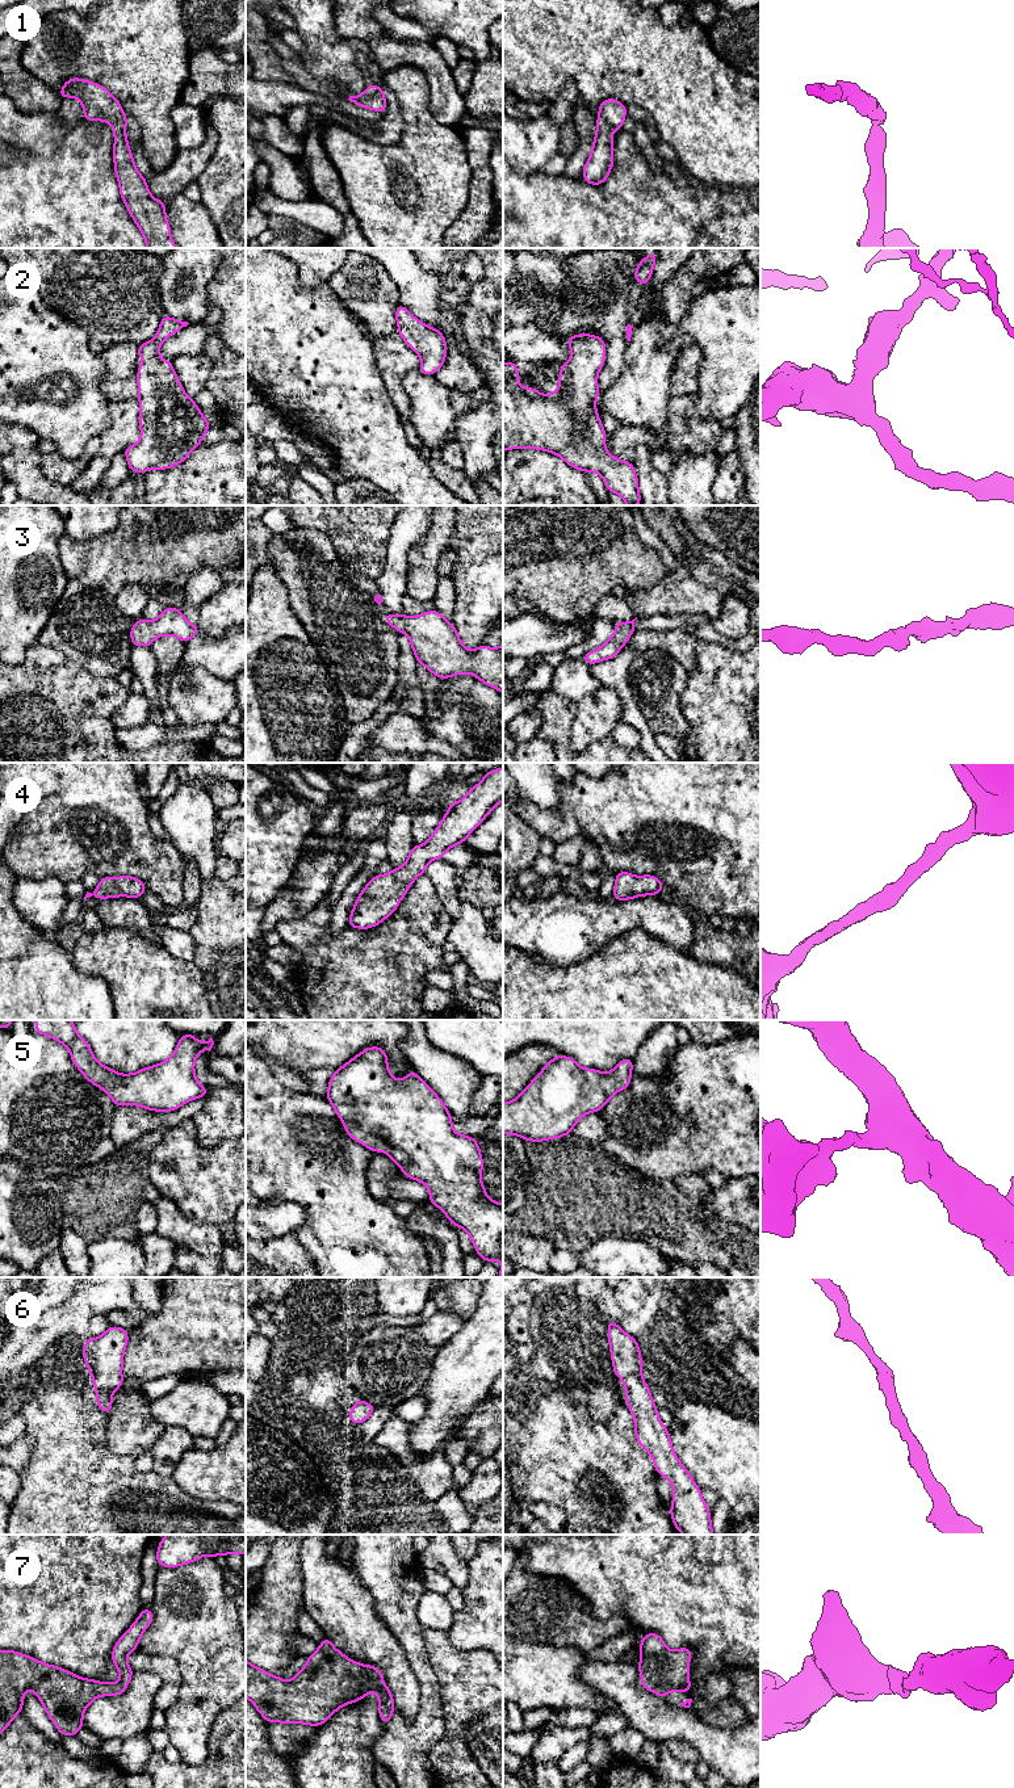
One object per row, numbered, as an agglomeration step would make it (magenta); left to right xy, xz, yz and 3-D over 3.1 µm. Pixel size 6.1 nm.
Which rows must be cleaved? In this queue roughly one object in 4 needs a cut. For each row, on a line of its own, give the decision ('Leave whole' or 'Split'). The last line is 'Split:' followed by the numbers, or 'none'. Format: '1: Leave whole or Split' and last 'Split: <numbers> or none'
1: Leave whole
2: Leave whole
3: Leave whole
4: Leave whole
5: Leave whole
6: Leave whole
7: Leave whole
Split: none

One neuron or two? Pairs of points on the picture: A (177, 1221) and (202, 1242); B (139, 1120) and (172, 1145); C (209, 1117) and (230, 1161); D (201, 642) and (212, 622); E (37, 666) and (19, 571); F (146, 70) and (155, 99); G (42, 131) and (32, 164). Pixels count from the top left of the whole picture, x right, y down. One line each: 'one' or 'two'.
A: one
B: two
C: two
D: two
E: two
F: one
G: two

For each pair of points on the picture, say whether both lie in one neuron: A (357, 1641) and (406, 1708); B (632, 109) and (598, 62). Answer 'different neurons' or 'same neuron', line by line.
A: same neuron
B: different neurons

